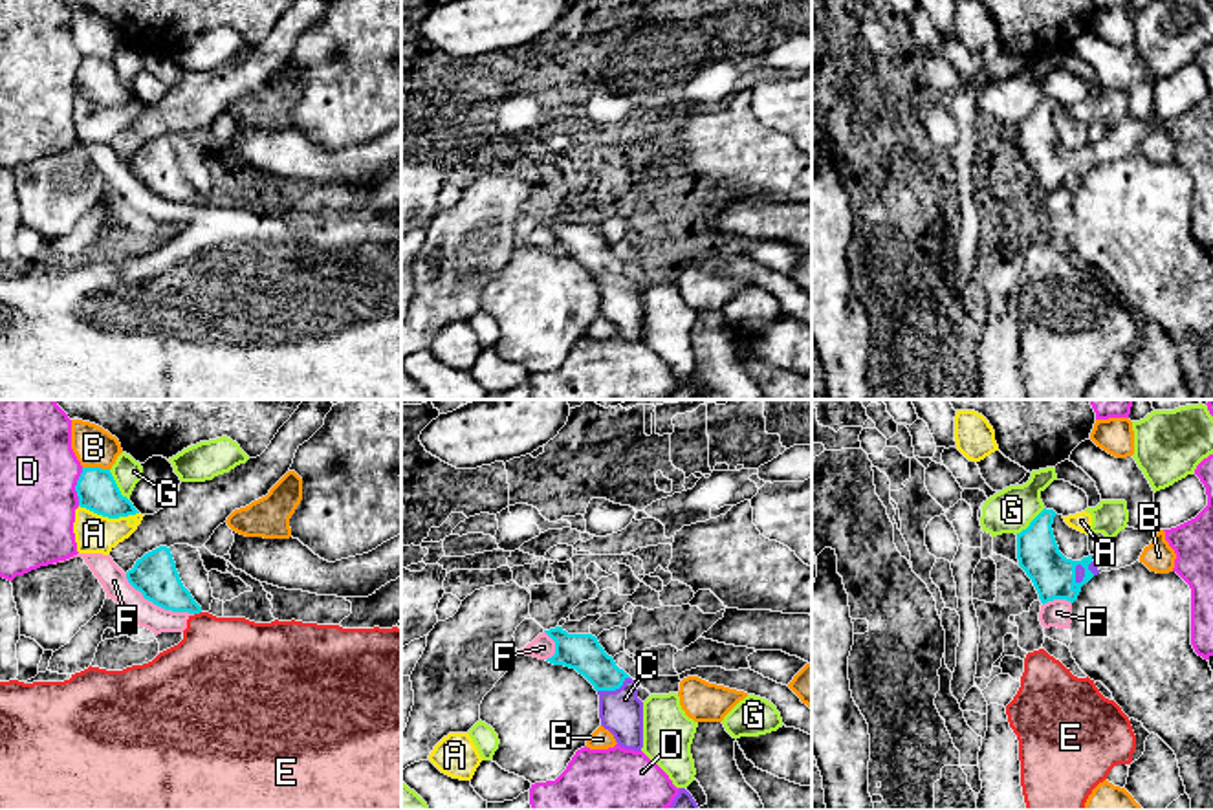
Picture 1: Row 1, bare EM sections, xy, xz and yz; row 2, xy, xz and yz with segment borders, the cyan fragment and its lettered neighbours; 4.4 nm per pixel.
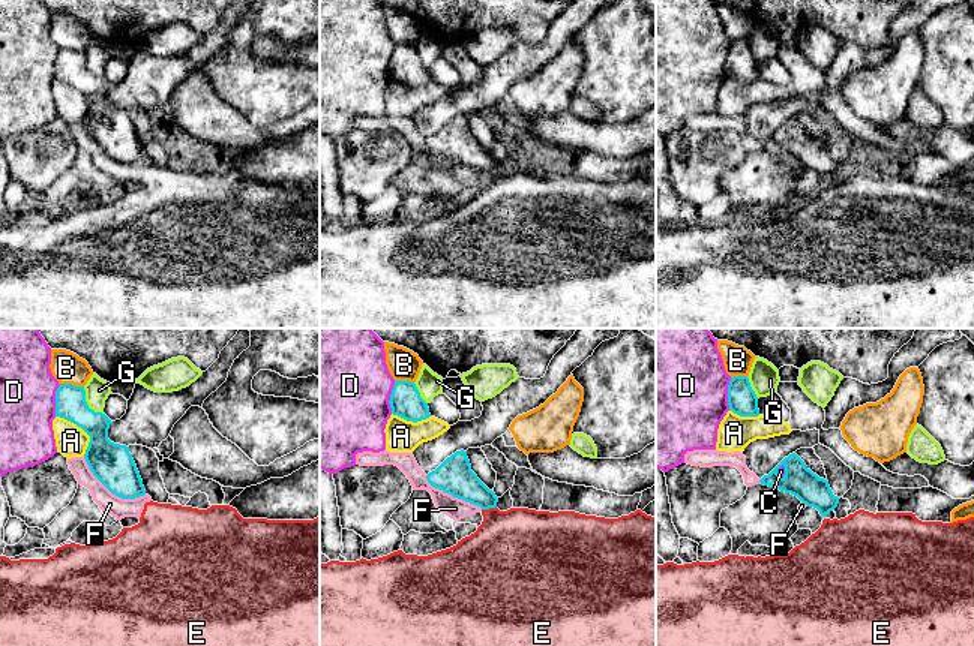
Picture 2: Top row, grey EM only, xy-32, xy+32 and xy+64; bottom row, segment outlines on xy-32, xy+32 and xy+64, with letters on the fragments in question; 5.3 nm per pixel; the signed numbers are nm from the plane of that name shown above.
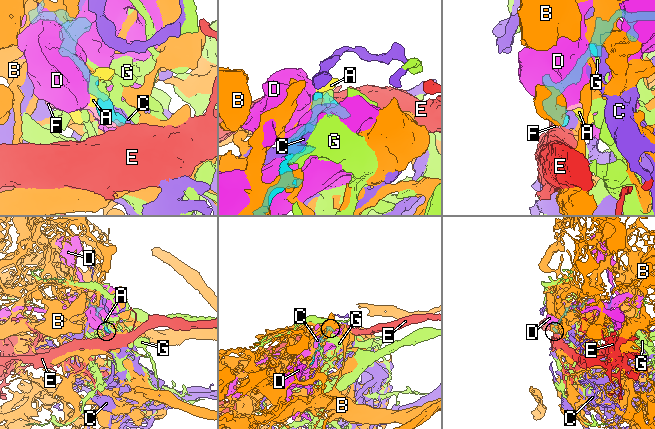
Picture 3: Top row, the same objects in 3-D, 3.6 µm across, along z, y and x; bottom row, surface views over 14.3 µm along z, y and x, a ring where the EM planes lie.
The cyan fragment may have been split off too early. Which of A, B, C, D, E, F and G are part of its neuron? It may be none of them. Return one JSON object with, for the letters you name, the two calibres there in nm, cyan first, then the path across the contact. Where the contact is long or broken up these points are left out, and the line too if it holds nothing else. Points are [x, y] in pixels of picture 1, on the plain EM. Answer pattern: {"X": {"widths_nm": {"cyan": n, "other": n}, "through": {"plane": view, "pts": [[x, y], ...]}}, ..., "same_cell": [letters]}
{"C": {"widths_nm": {"cyan": 160, "other": 190}}, "same_cell": ["C"]}

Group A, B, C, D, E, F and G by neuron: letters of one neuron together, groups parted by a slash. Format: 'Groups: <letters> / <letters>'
Groups: A G / B / C / D / E F

